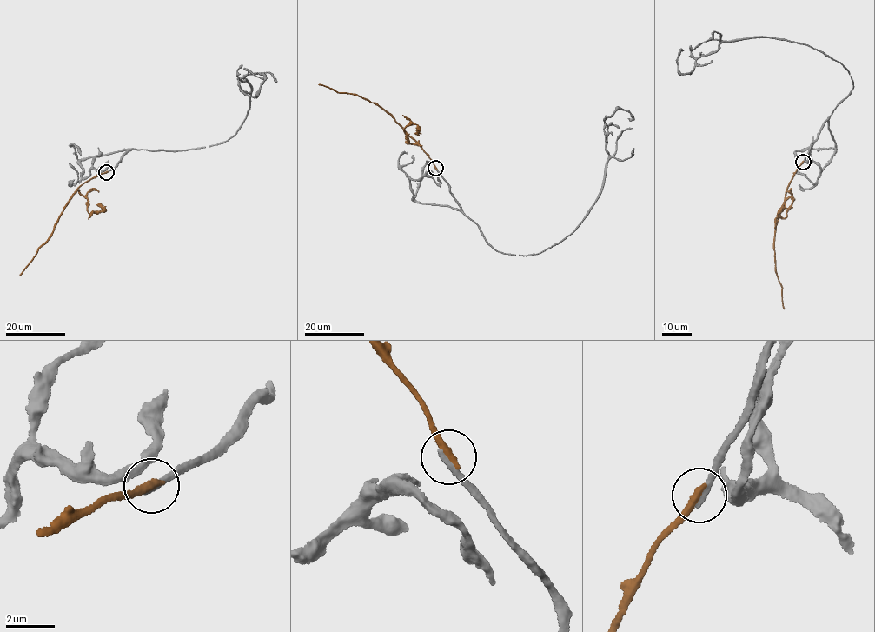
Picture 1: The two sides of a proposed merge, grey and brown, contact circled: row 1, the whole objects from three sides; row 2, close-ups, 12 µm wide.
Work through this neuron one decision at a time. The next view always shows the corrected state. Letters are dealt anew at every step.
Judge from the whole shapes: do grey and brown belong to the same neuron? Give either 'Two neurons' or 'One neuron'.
Two neurons

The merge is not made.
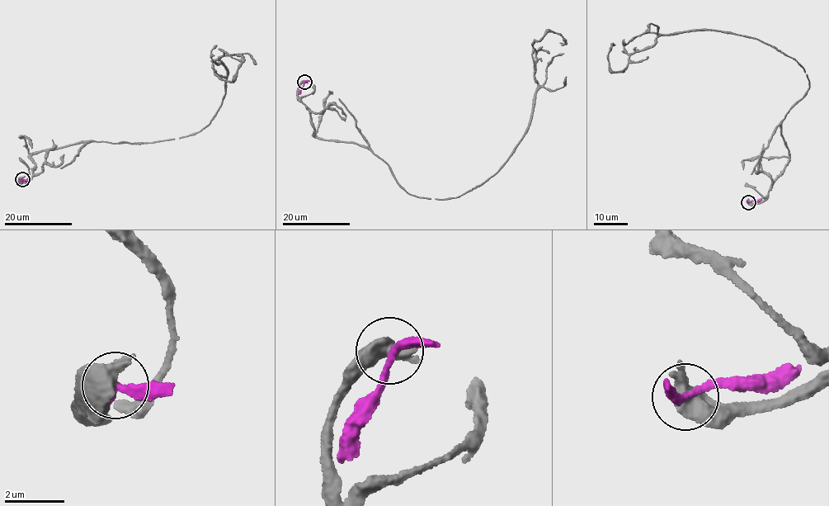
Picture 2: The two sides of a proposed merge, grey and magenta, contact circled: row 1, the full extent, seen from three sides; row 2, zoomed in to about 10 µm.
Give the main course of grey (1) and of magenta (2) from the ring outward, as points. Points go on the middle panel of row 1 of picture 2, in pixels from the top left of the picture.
1: (303, 82), (314, 135), (365, 145), (411, 194), (441, 200), (507, 159), (538, 86), (532, 46), (559, 43)
2: (304, 81), (299, 94)

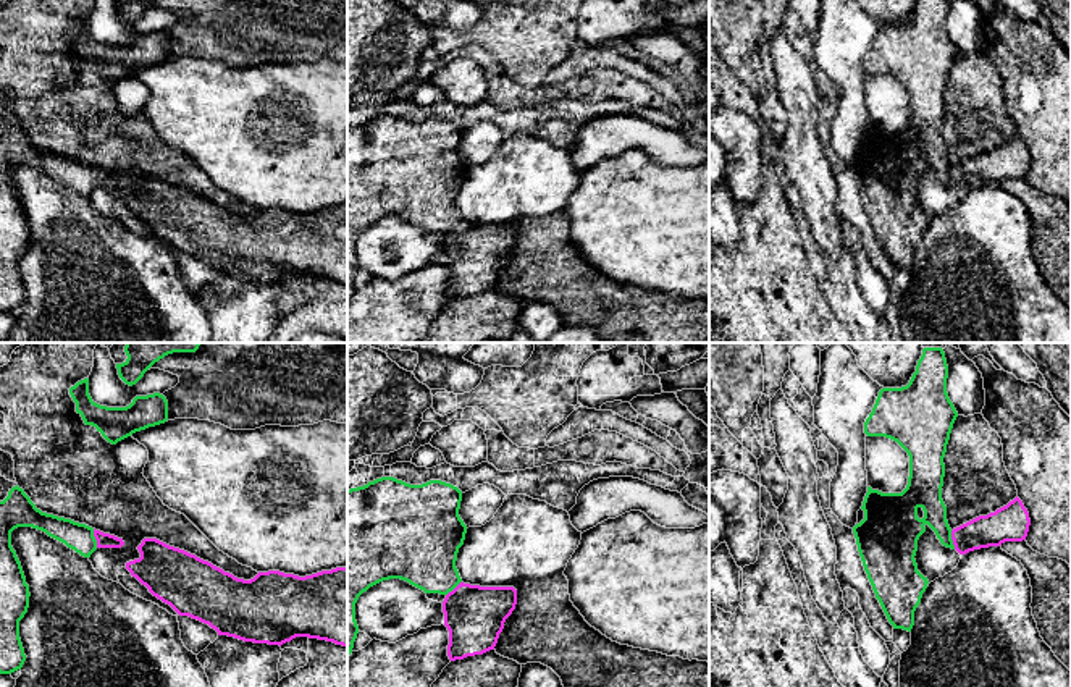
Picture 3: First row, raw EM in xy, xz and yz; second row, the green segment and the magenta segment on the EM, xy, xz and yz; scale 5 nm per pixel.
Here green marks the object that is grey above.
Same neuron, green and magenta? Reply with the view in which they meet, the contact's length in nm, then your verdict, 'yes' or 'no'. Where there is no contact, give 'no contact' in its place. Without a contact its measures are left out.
contact in xy; length 100 nm; no

